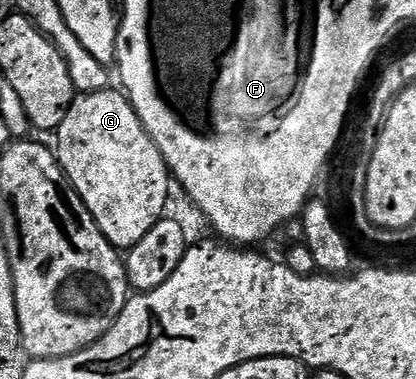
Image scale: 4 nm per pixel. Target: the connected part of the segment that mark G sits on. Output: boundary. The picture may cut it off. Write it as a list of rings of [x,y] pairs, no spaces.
[[[122,90],[80,94],[71,102],[57,138],[59,164],[93,213],[101,233],[117,249],[130,249],[164,218],[167,194],[173,187],[161,149],[151,139]]]

